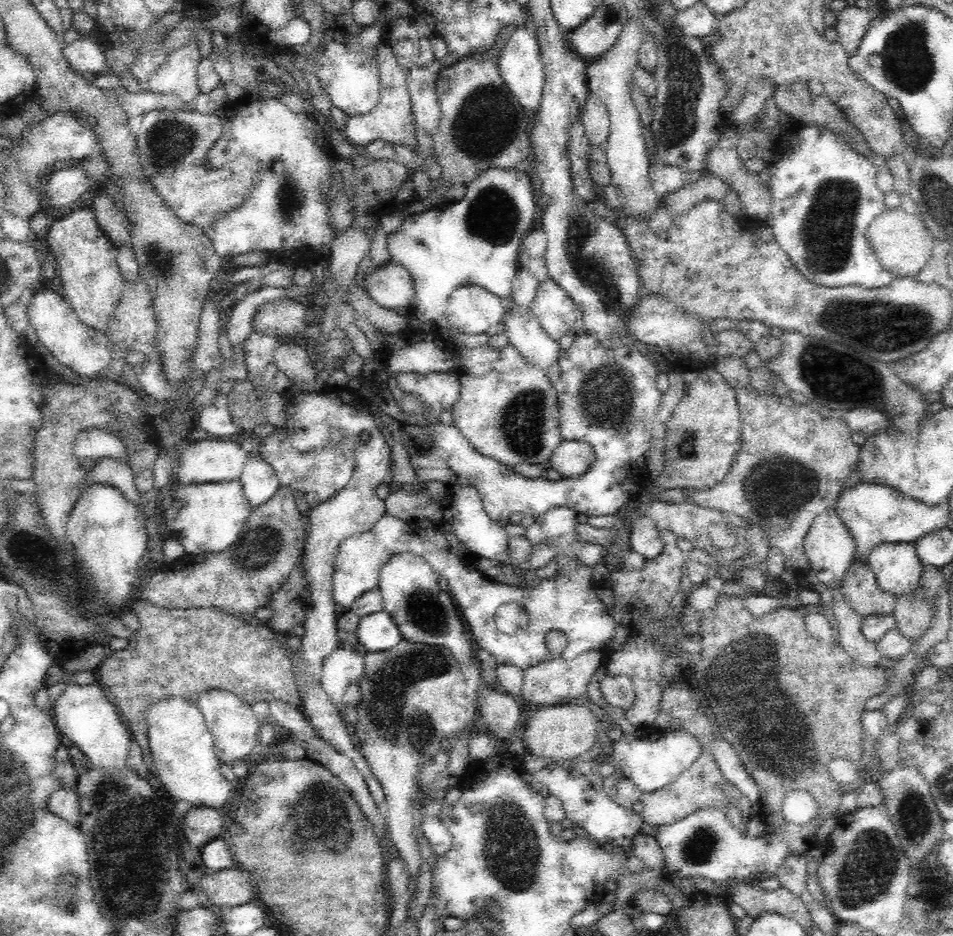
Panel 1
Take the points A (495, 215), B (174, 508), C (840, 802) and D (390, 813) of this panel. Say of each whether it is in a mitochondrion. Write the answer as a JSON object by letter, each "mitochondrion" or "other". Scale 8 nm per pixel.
{"A":"mitochondrion","B":"other","C":"other","D":"other"}

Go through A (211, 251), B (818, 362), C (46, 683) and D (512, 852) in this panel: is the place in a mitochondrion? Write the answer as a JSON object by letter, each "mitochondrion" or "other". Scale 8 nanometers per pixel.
{"A":"other","B":"mitochondrion","C":"other","D":"mitochondrion"}

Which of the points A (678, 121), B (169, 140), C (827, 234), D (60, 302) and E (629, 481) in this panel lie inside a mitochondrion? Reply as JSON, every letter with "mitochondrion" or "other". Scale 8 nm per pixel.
{"A":"mitochondrion","B":"mitochondrion","C":"mitochondrion","D":"other","E":"other"}

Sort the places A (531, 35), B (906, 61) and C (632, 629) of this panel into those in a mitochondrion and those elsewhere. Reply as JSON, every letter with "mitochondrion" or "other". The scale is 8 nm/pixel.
{"A":"other","B":"mitochondrion","C":"other"}

